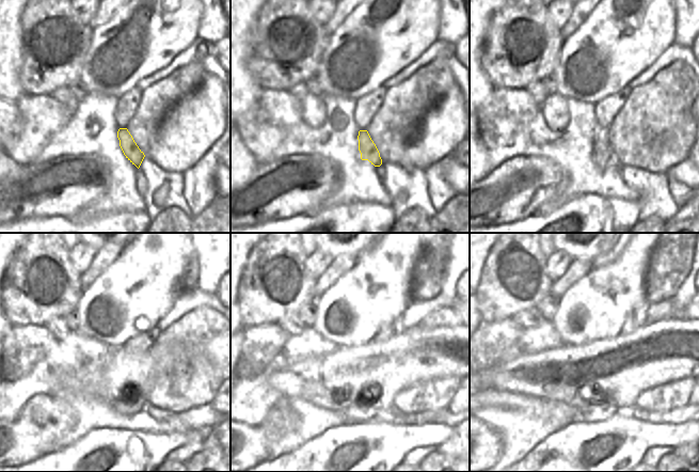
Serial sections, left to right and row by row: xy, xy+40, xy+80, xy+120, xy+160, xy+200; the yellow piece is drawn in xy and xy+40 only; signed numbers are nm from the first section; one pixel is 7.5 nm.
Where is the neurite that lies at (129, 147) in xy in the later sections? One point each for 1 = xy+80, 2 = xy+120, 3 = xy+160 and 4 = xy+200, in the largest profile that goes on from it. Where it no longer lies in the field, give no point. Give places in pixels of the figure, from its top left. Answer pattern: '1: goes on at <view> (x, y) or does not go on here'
1: goes on at xy+80 (604, 156)
2: goes on at xy+120 (128, 404)
3: goes on at xy+160 (358, 411)
4: goes on at xy+200 (592, 413)

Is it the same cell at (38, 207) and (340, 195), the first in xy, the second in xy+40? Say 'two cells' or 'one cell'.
two cells

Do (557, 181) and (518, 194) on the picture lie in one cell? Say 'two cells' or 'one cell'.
one cell

